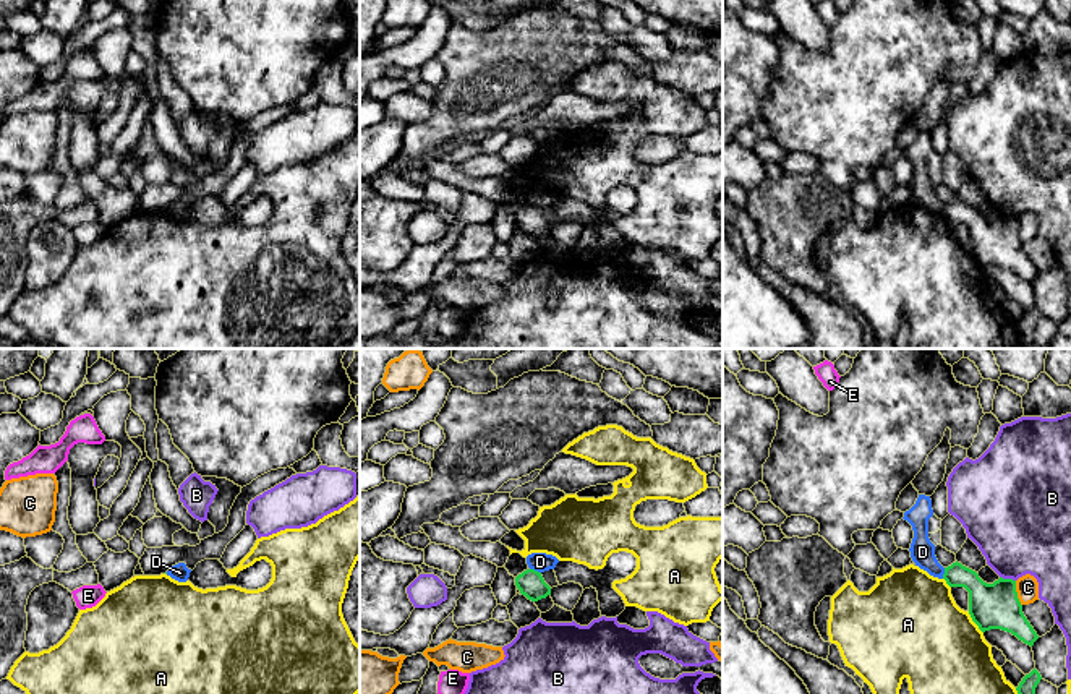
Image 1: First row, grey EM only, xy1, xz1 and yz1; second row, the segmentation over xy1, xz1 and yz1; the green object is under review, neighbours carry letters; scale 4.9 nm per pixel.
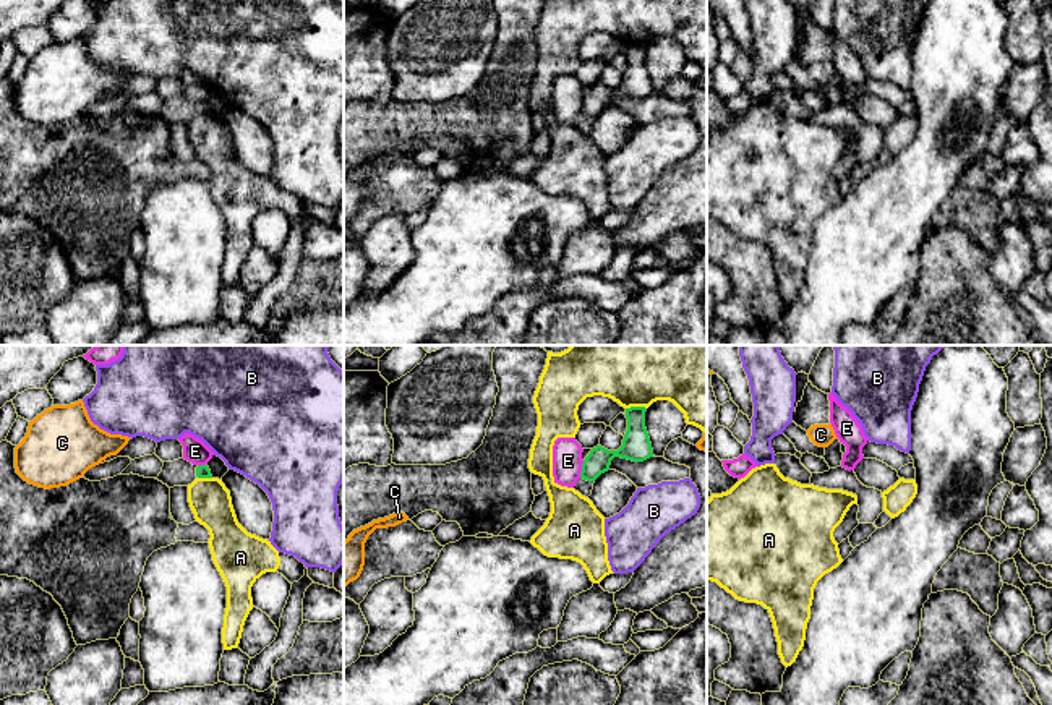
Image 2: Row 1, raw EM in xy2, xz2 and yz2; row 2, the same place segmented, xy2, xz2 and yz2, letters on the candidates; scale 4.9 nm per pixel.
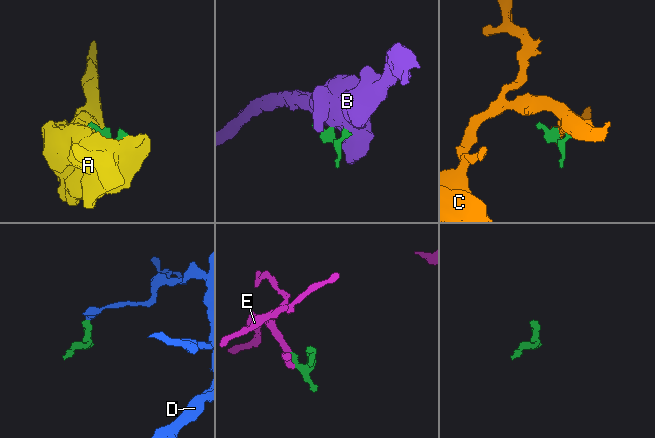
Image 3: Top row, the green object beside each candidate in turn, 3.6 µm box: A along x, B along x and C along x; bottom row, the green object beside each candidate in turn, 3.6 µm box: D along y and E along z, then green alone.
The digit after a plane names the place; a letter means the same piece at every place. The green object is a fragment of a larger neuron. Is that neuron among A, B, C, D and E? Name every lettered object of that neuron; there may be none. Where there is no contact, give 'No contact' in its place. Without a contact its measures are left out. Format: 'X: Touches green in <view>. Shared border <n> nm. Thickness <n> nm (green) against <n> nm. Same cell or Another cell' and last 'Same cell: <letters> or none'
A: Touches green in yz1. Shared border 130 nm. Thickness 220 nm (green) against 440 nm. Another cell
B: Touches green in yz1. Shared border 80 nm. Thickness 220 nm (green) against 440 nm. Another cell
C: Touches green in yz1. Shared border 130 nm. Thickness 220 nm (green) against 110 nm. Another cell
D: Touches green in xz1. Shared border 60 nm. Thickness 140 nm (green) against 100 nm. Another cell
E: Touches green in xz2. Shared border 90 nm. Thickness 120 nm (green) against 140 nm. Another cell
Same cell: none

